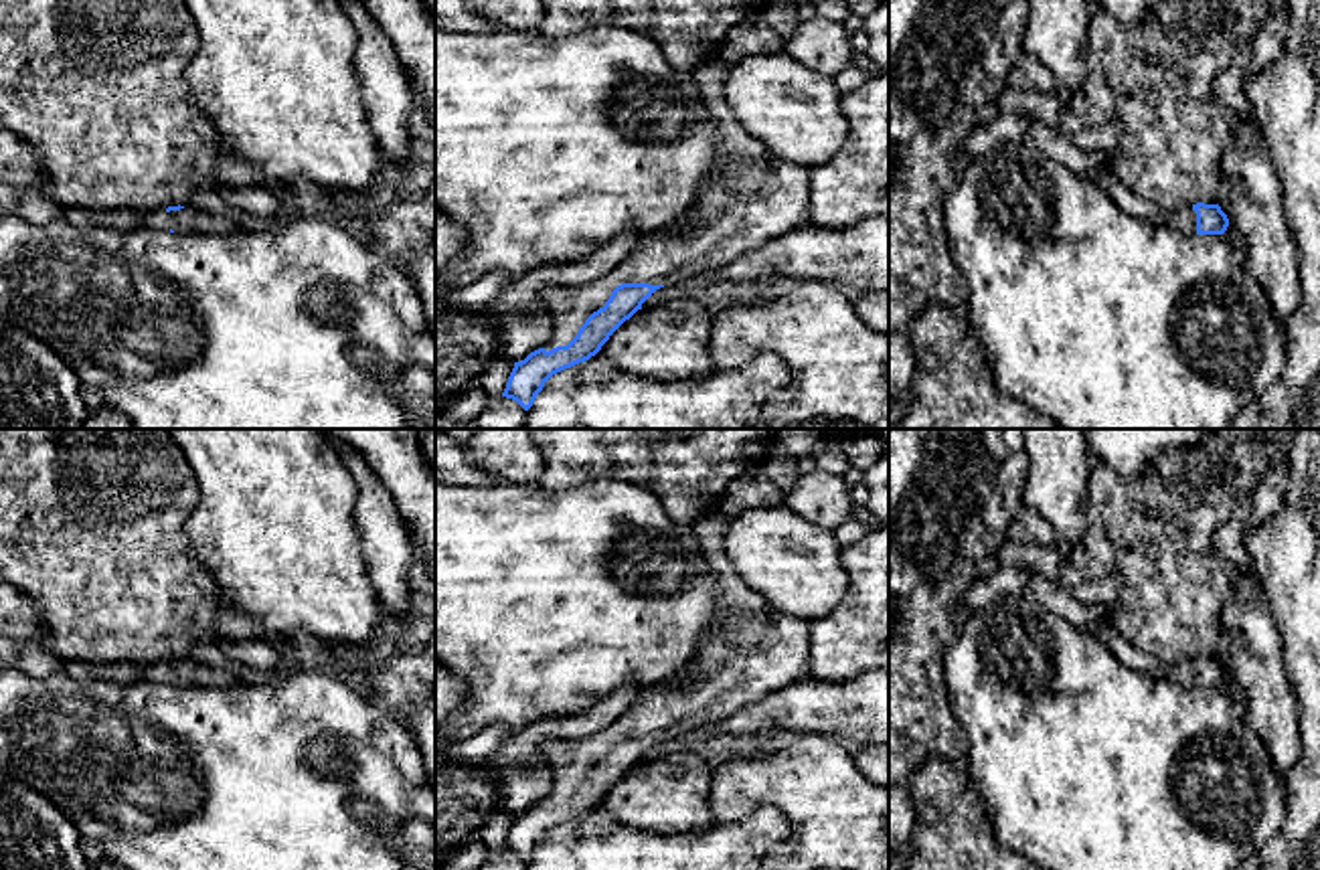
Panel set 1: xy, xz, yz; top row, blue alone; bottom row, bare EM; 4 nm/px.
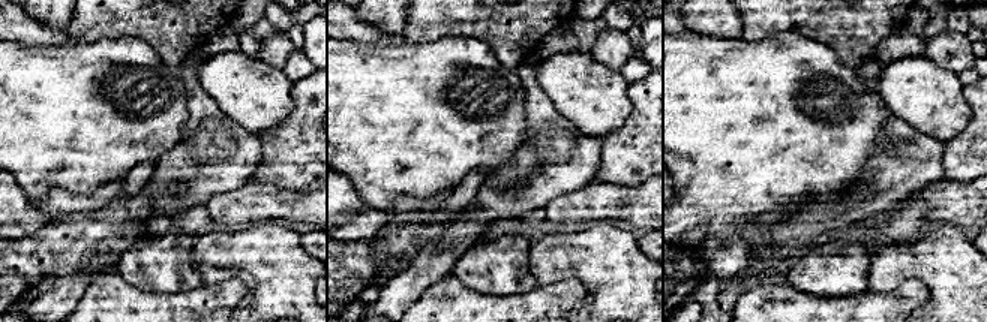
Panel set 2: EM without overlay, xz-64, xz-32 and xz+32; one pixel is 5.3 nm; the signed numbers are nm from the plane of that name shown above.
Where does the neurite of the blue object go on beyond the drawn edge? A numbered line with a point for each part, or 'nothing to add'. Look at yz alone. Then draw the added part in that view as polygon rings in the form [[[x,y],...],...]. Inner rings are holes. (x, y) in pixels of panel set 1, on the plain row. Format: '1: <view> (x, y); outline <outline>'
1: yz (1185, 672); outline [[[1192,660],[1166,666],[1164,676],[1180,686],[1197,688],[1197,666]]]

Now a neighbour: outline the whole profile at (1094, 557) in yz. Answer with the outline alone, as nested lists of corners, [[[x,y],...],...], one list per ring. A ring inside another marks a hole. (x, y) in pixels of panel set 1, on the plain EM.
[[[1091,502],[1083,506],[1085,532],[1071,544],[1071,564],[1087,579],[1103,579],[1116,573],[1116,550],[1105,524]]]

